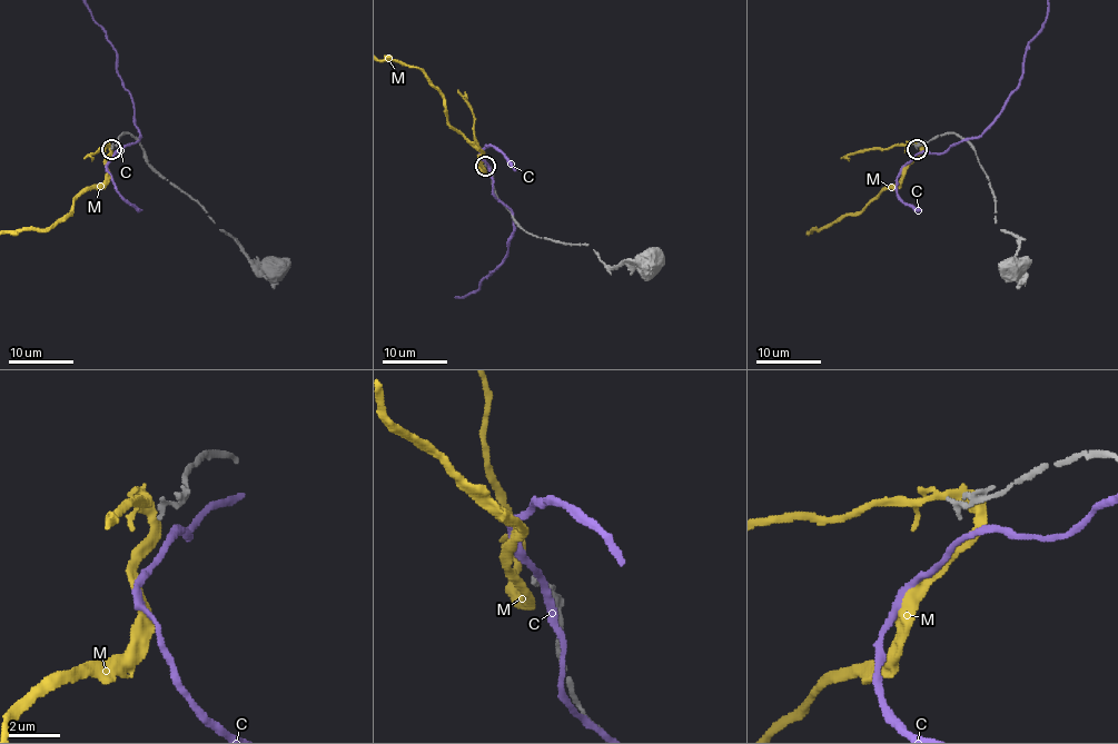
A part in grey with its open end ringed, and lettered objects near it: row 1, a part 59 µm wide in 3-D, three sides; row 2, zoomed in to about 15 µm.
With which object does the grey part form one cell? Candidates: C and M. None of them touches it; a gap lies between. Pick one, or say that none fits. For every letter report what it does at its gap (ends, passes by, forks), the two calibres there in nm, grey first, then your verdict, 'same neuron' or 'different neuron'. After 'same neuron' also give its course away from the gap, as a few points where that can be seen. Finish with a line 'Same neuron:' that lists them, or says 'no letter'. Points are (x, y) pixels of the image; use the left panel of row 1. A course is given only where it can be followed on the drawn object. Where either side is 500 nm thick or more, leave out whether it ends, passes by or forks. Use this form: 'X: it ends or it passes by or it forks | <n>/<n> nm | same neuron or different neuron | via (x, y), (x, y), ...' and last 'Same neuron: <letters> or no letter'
C: it passes by | 200/240 nm | different neuron
M: it passes by | 200/440 nm | same neuron
Same neuron: M

